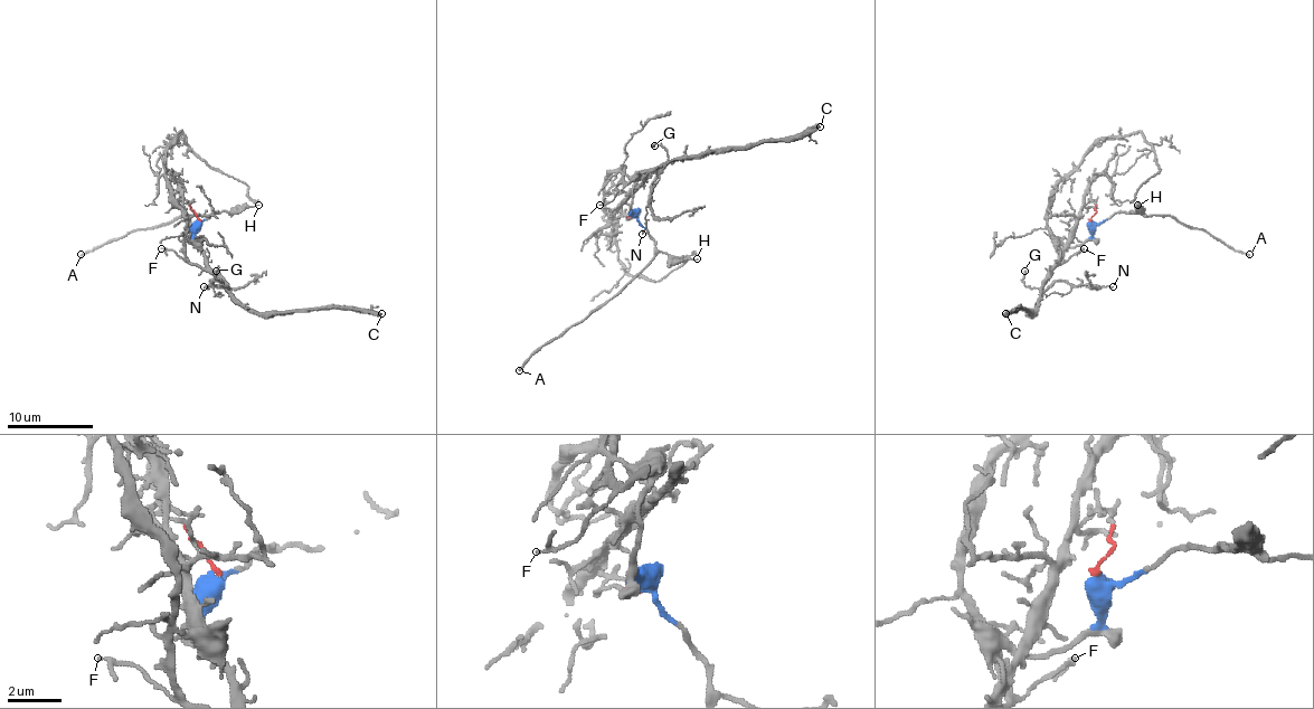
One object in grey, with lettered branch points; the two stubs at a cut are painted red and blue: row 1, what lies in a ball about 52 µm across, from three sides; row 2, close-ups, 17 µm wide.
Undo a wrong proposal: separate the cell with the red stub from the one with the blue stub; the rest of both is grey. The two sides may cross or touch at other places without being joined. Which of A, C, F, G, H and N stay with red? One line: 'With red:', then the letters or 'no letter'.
With red: C, F, G, N

